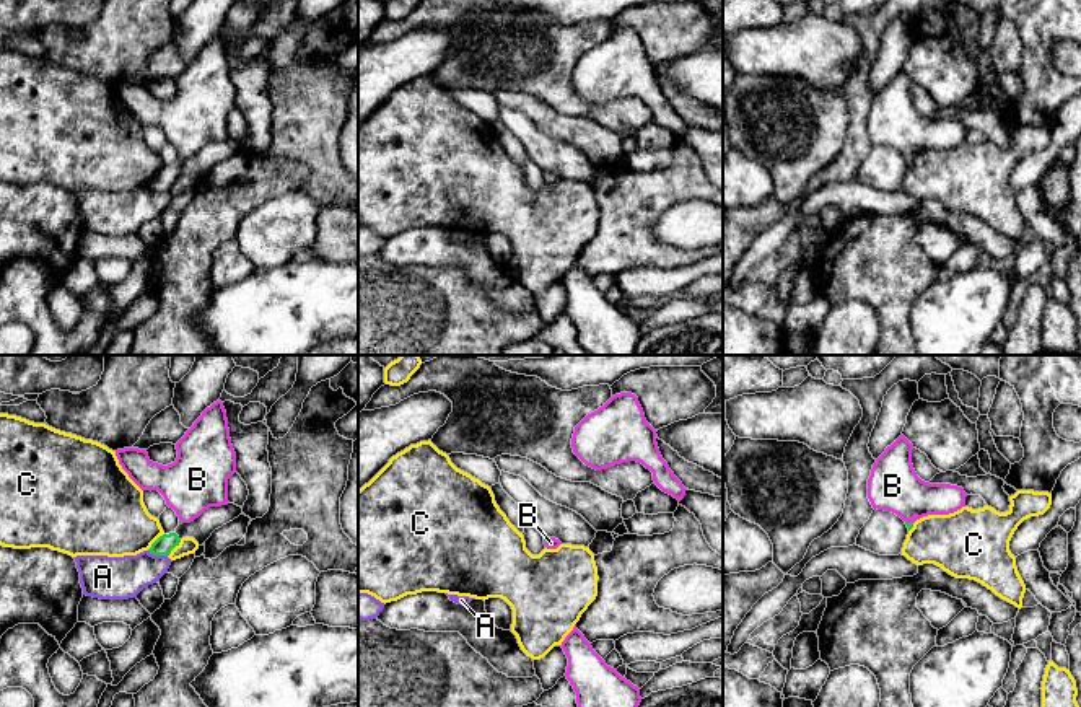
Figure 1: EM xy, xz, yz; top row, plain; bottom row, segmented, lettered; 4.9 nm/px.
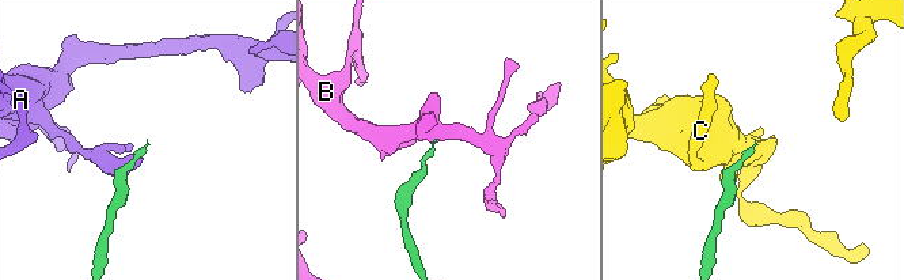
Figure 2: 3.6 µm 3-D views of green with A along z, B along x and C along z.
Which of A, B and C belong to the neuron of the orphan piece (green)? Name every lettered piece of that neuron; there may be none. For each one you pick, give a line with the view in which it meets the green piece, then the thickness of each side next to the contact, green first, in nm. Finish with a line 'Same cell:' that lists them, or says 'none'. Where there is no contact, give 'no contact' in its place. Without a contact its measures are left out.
B: meets green in yz; 30 nm thick on the green side, 260 nm on the other
Same cell: B

